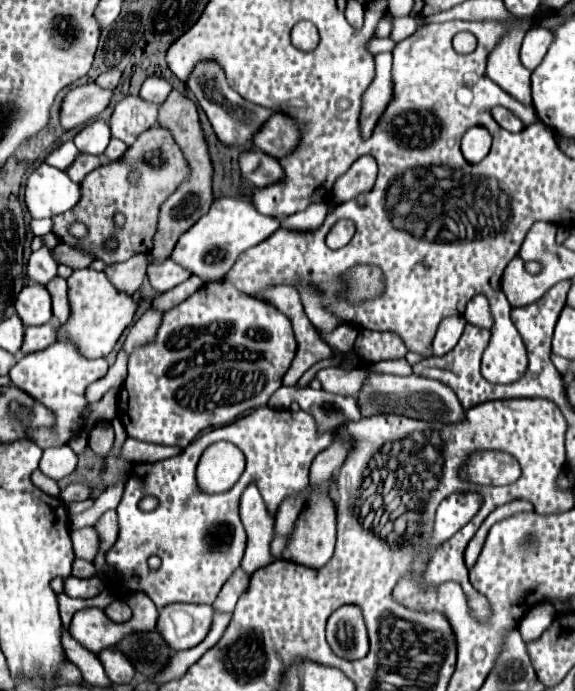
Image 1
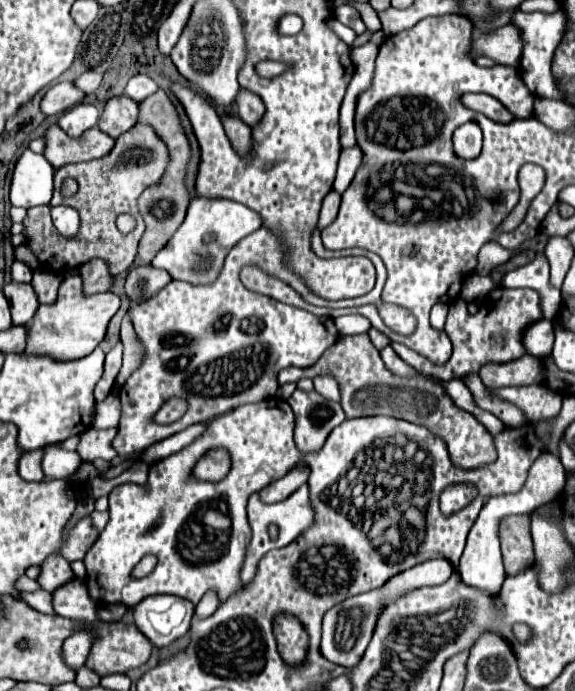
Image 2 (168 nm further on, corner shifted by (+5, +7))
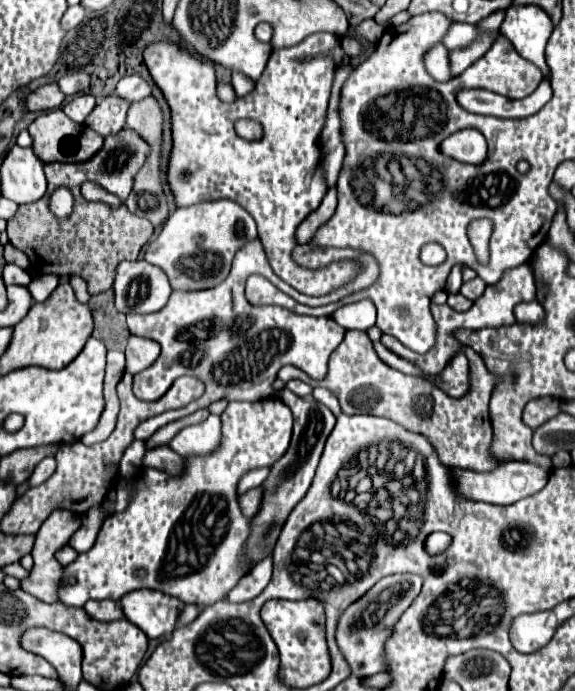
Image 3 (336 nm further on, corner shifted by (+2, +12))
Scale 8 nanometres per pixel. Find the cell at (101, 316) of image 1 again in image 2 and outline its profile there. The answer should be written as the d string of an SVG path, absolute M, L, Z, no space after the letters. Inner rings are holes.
M68 273L58 291L58 301L54 305L40 305L32 325L28 325L28 345L24 353L30 355L52 355L54 359L80 359L90 355L104 339L110 319L120 309L120 297L116 293L96 293L86 295L82 289L82 277Z

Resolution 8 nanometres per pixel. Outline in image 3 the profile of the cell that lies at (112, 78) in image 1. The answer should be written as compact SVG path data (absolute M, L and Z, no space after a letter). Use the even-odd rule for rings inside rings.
M75 72L75 74L69 74L69 76L61 78L57 84L59 84L59 90L61 90L65 96L89 92L89 74L85 74L85 72Z

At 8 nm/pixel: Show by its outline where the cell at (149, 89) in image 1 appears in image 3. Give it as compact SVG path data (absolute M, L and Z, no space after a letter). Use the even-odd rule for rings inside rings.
M137 74L121 78L119 84L117 84L117 96L127 100L127 102L139 102L139 100L147 98L149 94L151 94L149 84Z

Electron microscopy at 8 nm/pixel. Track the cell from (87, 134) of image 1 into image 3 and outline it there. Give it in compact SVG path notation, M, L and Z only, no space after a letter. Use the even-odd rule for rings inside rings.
M81 94L81 96L75 96L71 102L67 102L67 104L63 106L63 112L65 112L71 120L83 124L83 120L87 118L87 114L89 114L93 108L95 108L95 96L93 96L93 94Z

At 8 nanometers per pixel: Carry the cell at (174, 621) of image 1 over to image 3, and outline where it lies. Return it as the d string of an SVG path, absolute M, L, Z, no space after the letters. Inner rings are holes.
M135 590L119 600L125 618L137 624L147 638L161 638L175 630L179 600L157 590Z

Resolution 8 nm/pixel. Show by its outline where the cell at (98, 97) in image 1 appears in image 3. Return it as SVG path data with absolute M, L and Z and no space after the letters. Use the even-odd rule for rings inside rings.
M45 84L27 96L25 108L29 112L45 112L45 110L53 110L53 108L63 106L63 102L65 102L65 94L59 90L59 86Z

